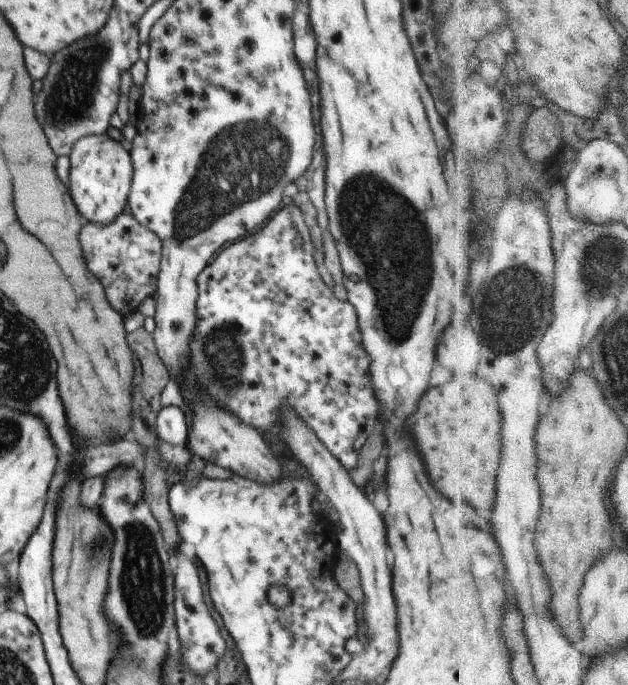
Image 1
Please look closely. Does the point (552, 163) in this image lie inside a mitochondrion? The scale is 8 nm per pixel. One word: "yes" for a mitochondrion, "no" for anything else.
no

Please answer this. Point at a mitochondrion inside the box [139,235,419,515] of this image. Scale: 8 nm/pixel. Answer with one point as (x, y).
(221, 351)

